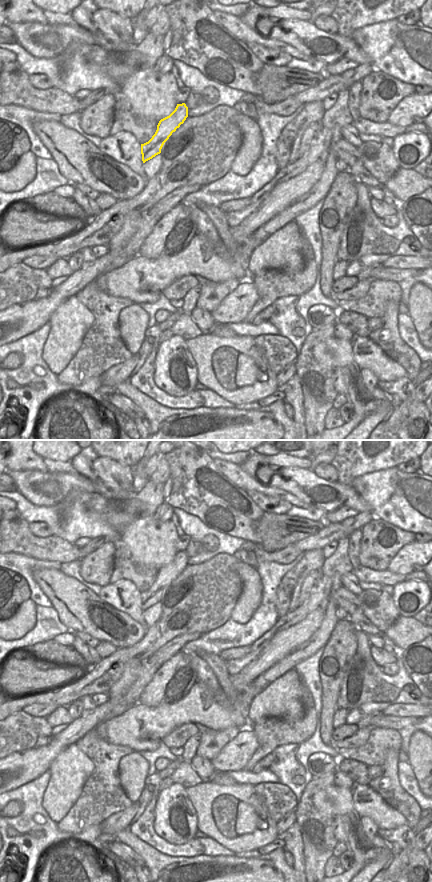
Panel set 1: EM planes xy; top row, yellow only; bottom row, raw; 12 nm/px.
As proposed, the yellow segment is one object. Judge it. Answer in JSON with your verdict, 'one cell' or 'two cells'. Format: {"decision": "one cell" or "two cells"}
{"decision": "one cell"}

